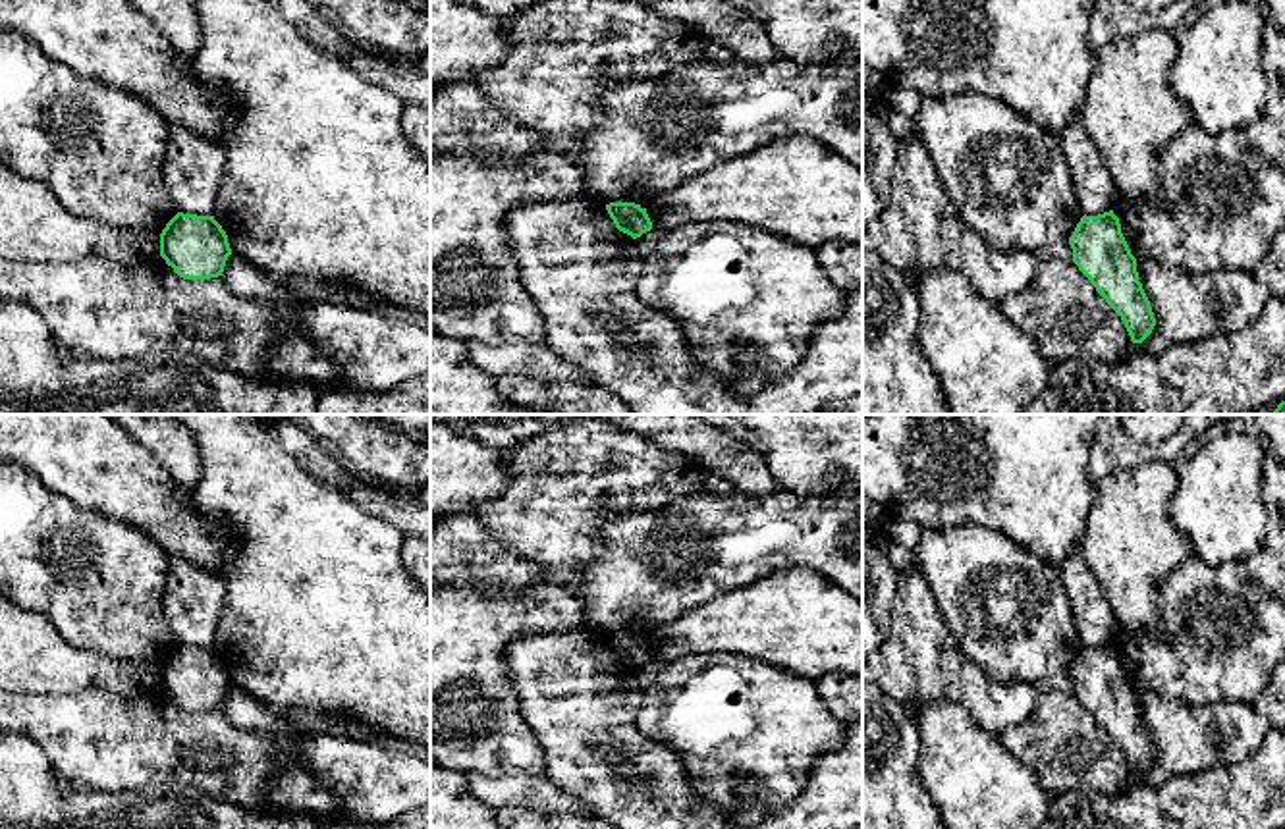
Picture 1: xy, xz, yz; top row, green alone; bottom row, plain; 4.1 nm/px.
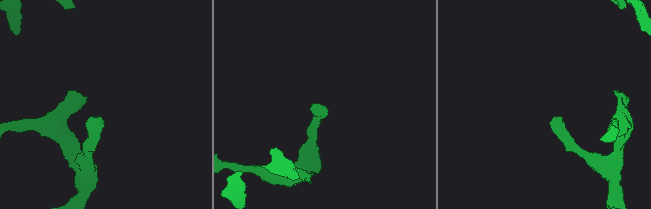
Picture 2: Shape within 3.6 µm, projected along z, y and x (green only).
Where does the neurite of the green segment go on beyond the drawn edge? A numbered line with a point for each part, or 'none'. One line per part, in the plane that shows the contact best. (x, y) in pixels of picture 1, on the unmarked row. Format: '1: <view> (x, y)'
none

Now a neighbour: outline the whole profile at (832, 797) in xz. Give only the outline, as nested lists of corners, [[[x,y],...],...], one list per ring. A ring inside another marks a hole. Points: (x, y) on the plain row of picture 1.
[[[862,719],[845,721],[843,744],[824,752],[801,792],[752,829],[862,829]]]

